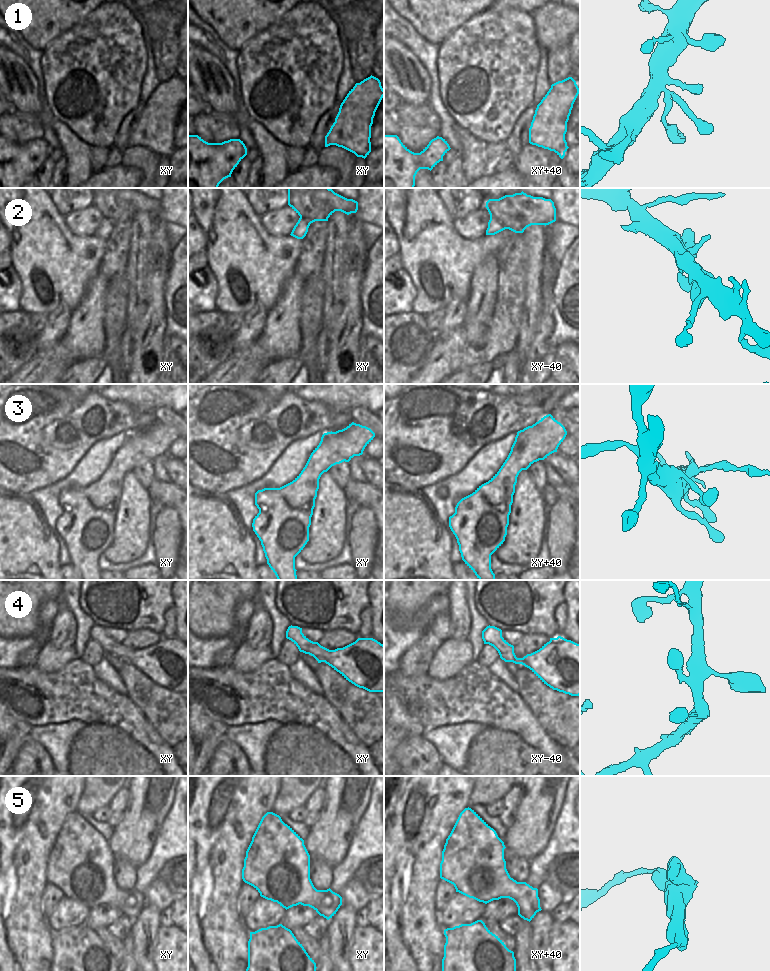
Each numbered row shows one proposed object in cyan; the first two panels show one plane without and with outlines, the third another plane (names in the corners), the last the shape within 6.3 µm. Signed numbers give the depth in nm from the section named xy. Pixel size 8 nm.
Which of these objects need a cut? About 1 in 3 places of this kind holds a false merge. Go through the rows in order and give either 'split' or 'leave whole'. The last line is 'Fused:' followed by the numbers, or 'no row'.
1: leave whole
2: leave whole
3: split
4: leave whole
5: leave whole
Fused: 3

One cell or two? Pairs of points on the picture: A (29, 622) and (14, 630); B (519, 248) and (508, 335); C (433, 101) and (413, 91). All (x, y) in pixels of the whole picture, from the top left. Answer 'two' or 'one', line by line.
A: one
B: one
C: two

